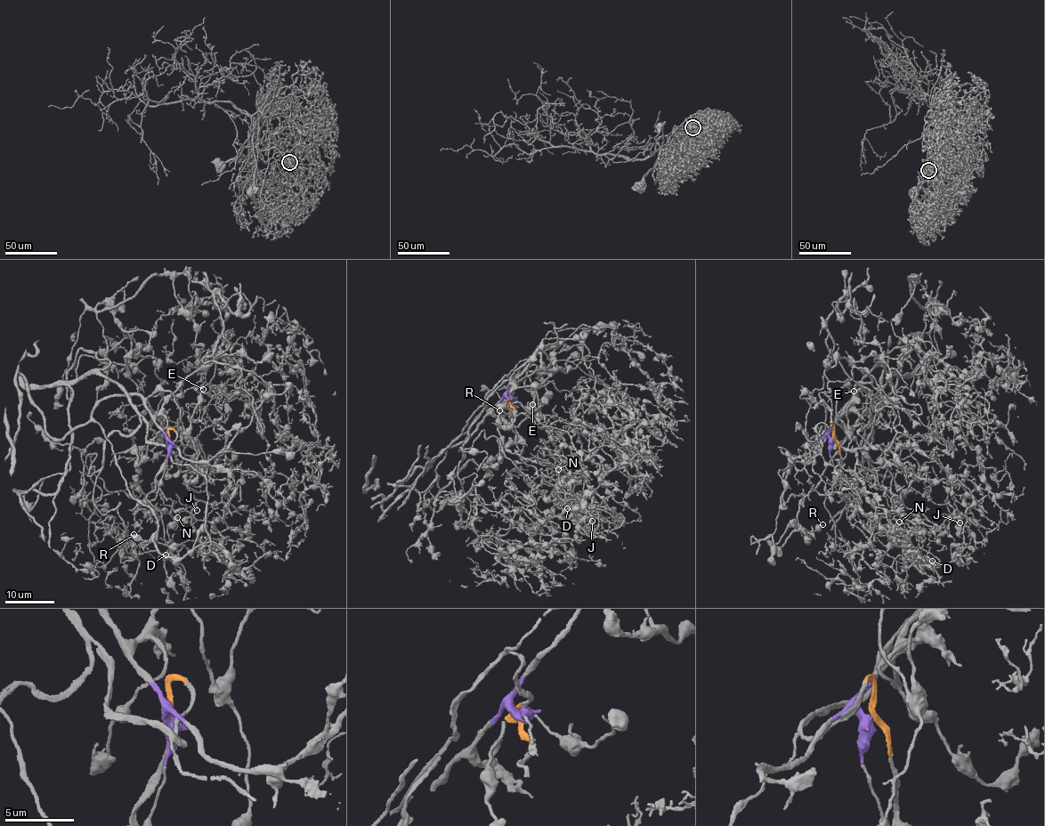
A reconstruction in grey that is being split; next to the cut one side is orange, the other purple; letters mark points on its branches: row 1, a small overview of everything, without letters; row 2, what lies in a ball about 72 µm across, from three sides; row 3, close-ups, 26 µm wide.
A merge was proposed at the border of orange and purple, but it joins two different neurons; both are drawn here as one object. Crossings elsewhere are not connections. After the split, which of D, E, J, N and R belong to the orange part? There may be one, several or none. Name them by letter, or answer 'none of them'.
D, J, N

